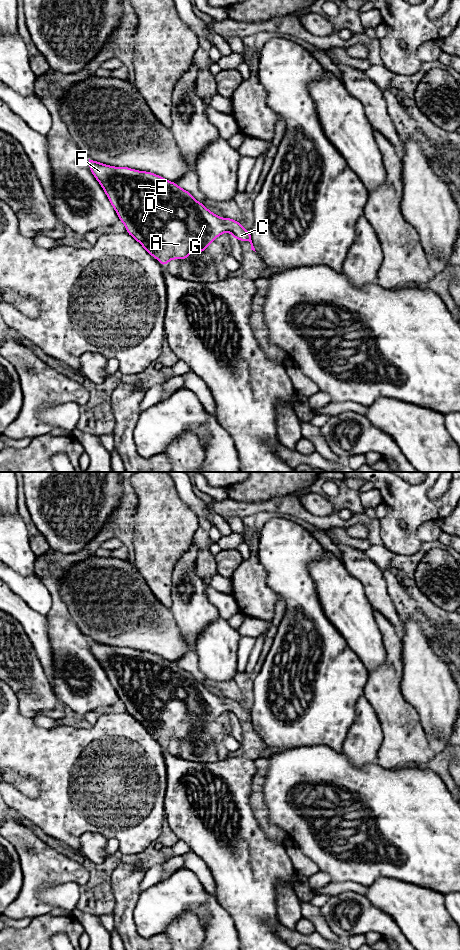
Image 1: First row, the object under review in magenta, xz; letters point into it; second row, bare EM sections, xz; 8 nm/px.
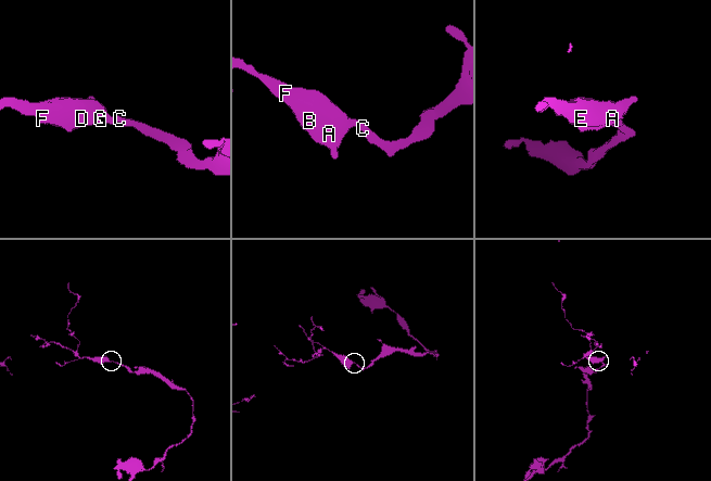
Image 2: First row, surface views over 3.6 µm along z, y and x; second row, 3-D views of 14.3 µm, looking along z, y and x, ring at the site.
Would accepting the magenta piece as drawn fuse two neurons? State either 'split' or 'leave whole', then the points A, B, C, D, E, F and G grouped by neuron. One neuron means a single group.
leave whole; A B C D E F G

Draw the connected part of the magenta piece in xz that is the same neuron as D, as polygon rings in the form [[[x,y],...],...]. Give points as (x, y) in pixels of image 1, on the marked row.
[[[90,159],[89,167],[124,223],[127,233],[152,257],[157,258],[162,266],[166,266],[171,259],[185,260],[192,251],[205,251],[224,232],[231,233],[239,241],[249,241],[251,250],[255,251],[250,231],[244,229],[241,223],[218,217],[176,183],[154,173],[113,167]]]

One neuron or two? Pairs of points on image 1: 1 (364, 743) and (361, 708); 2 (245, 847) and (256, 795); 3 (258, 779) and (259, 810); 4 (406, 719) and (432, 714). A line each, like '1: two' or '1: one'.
1: one
2: two
3: one
4: two

